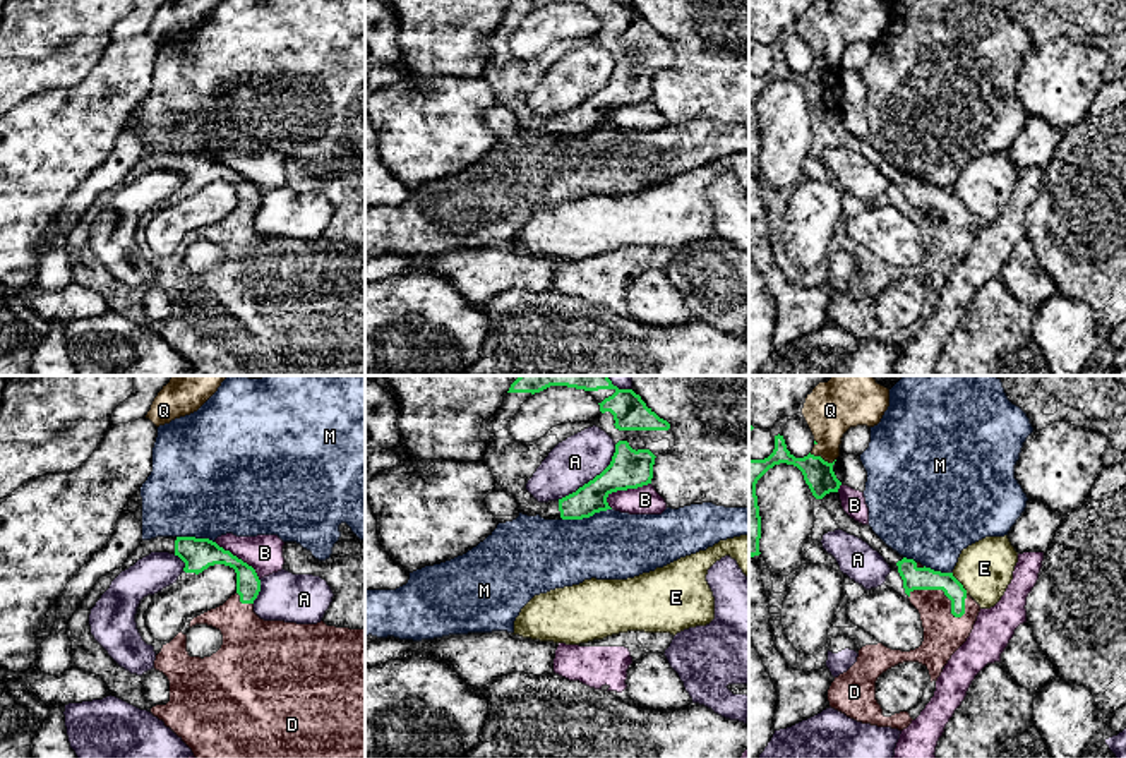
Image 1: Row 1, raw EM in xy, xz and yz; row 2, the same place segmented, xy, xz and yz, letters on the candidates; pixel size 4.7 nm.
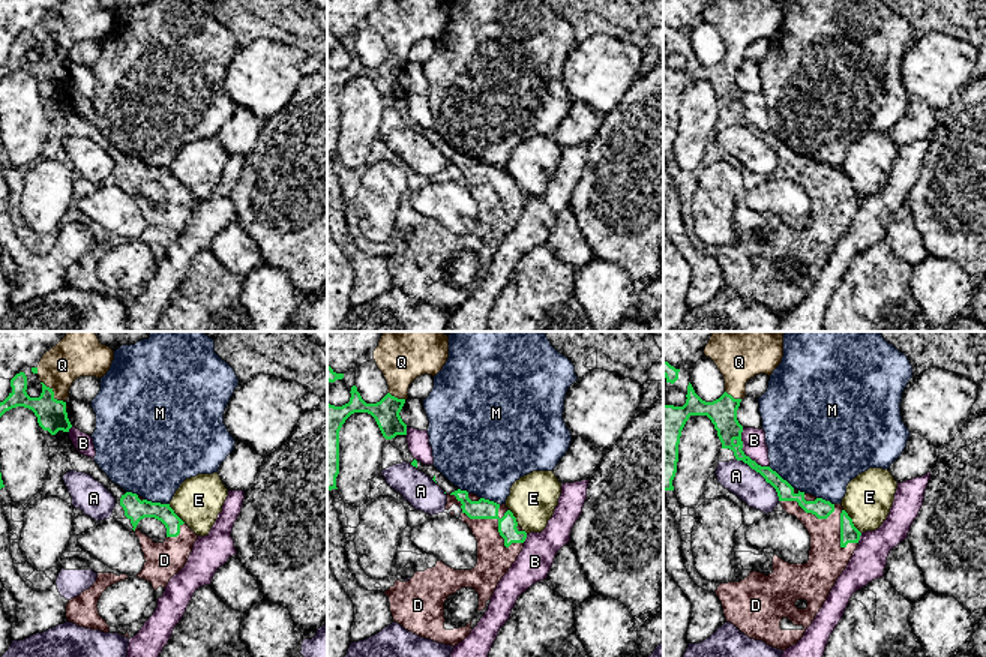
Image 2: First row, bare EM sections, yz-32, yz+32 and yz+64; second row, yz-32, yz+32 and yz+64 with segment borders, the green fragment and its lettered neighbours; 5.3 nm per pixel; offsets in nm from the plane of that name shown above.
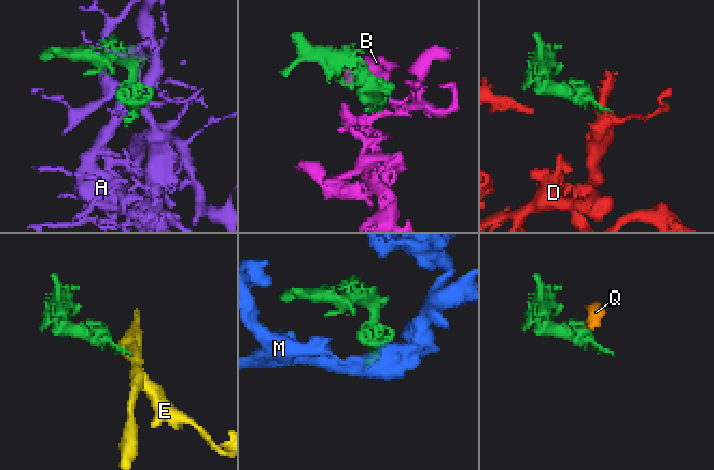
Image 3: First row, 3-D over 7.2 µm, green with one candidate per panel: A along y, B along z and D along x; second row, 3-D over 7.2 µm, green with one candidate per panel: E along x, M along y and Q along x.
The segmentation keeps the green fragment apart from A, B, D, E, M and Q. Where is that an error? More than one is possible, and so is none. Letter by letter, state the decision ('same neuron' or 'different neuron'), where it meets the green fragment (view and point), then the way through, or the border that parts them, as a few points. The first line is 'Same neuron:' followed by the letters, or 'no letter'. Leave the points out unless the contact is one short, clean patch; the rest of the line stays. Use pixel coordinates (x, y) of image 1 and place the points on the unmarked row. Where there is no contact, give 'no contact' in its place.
Same neuron: D, Q
A: different neuron | xz (593, 95)
B: different neuron | xz (626, 105)
D: same neuron | yz (943, 206)
E: different neuron | yz (960, 199) | along yz (952, 189), (967, 210)
M: different neuron | xz (585, 132)
Q: same neuron | yz (821, 74)

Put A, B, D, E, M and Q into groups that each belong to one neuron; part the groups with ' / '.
A / B / D Q / E / M

